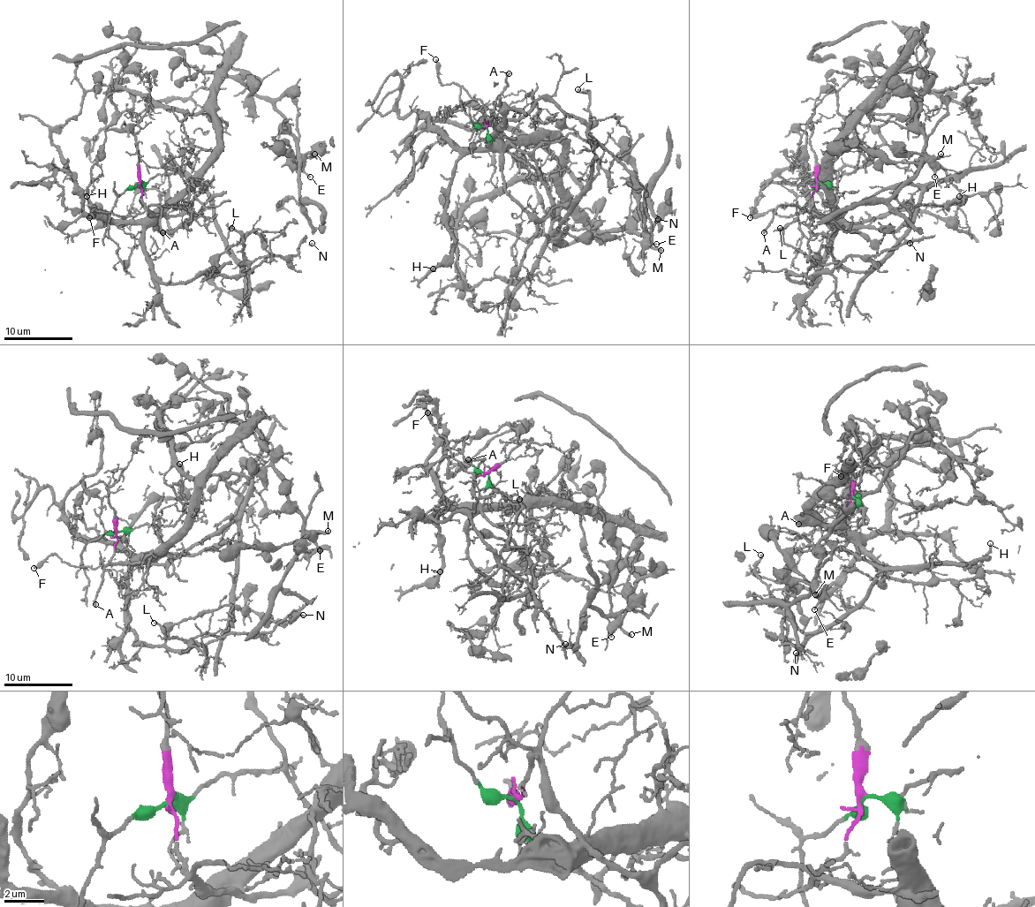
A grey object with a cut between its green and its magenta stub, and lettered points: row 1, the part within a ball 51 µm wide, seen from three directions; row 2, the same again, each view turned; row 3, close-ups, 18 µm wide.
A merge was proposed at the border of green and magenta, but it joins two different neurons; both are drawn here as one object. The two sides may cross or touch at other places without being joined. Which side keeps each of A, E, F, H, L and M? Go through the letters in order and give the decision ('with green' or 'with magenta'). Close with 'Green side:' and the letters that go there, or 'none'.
A: with magenta
E: with green
F: with magenta
H: with green
L: with magenta
M: with green
Green side: E, H, M

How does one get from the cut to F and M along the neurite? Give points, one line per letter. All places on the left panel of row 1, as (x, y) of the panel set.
F: (139, 183), (141, 200), (144, 203), (143, 212), (118, 217), (111, 212), (96, 210), (89, 217)
M: (139, 183), (191, 153), (172, 109), (117, 84), (139, 46), (160, 42), (246, 82), (296, 151), (315, 153)

